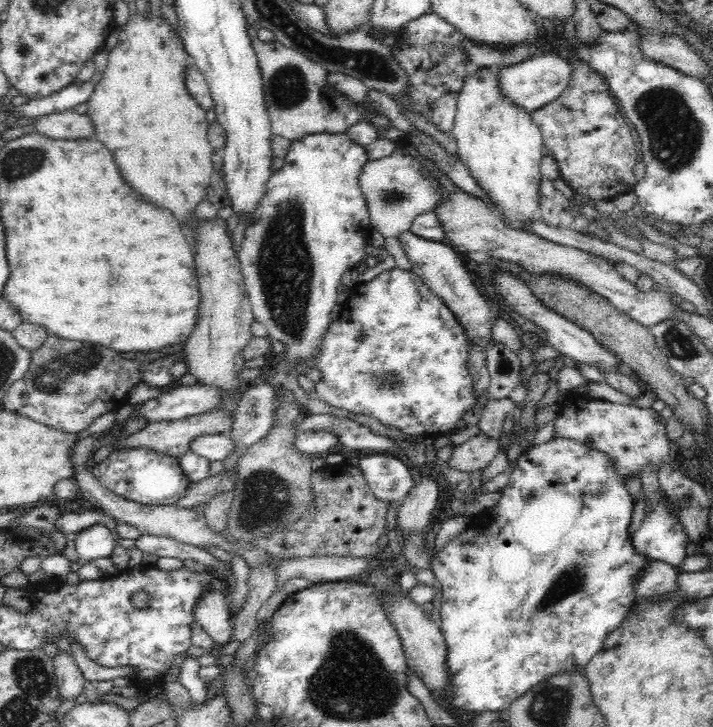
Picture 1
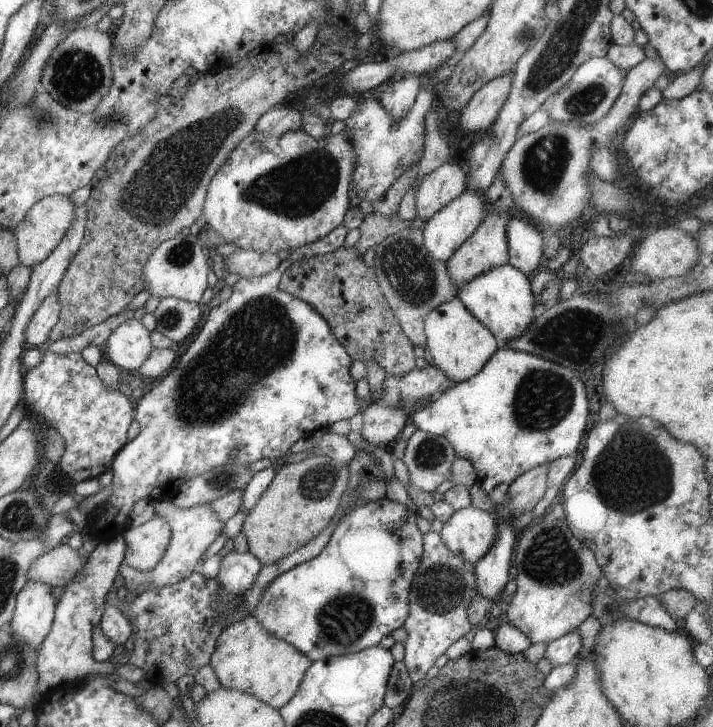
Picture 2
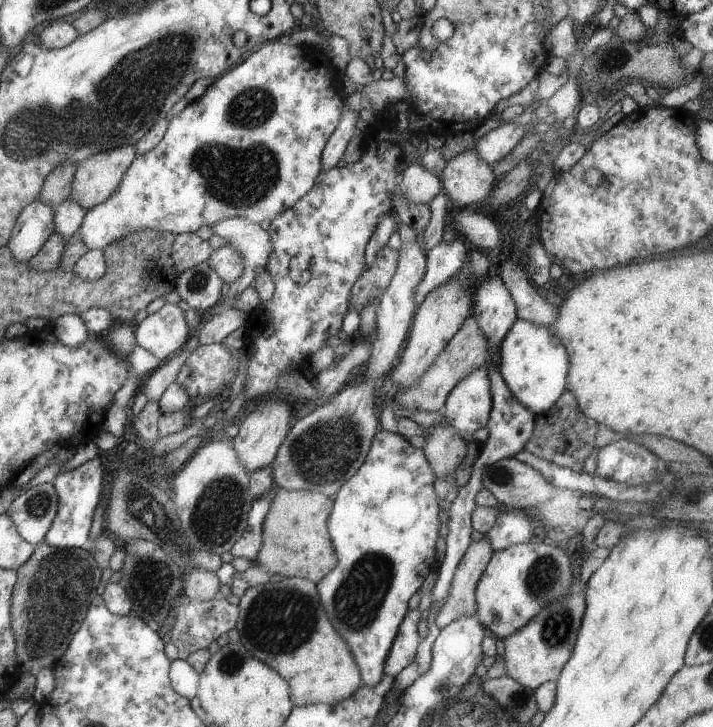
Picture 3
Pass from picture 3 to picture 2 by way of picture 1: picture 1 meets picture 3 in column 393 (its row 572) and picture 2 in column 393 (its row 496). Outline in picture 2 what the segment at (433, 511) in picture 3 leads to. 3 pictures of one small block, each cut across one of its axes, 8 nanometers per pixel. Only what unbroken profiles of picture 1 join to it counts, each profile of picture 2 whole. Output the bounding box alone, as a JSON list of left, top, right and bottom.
[251,497,422,661]

